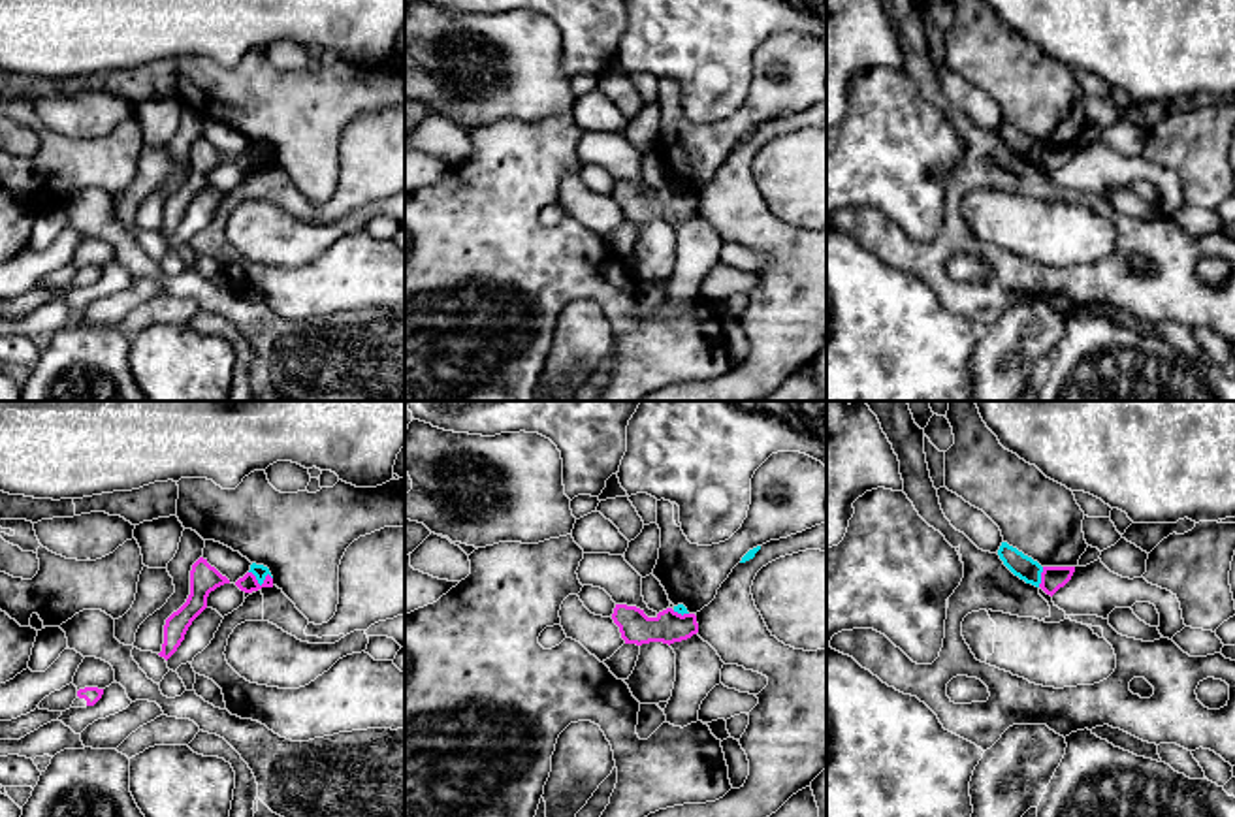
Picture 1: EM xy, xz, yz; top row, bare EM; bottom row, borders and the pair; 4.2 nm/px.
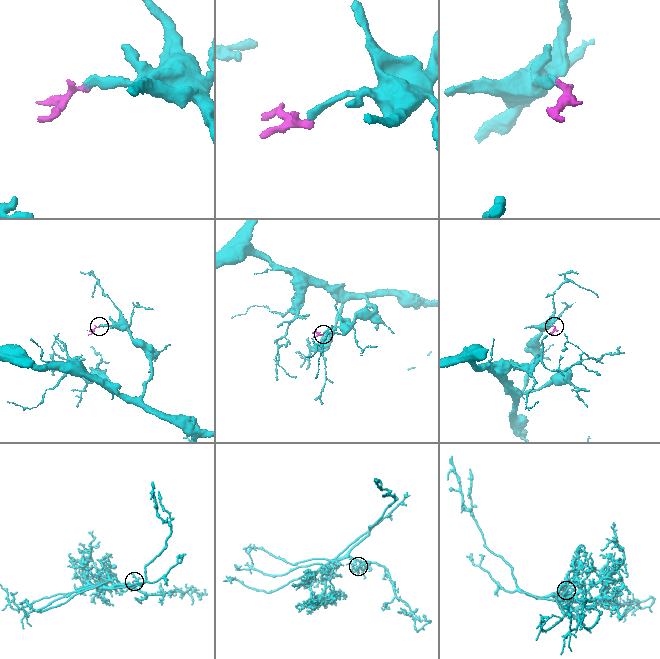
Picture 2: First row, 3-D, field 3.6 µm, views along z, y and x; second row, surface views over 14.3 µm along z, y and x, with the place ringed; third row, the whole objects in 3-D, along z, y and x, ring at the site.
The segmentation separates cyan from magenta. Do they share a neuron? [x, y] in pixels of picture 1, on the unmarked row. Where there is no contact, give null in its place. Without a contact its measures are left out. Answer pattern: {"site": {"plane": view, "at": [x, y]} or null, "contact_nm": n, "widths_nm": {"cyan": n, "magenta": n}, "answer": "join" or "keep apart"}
{"site": {"plane": "xy", "at": [260, 162]}, "contact_nm": 110, "widths_nm": {"cyan": 60, "magenta": 70}, "answer": "keep apart"}

